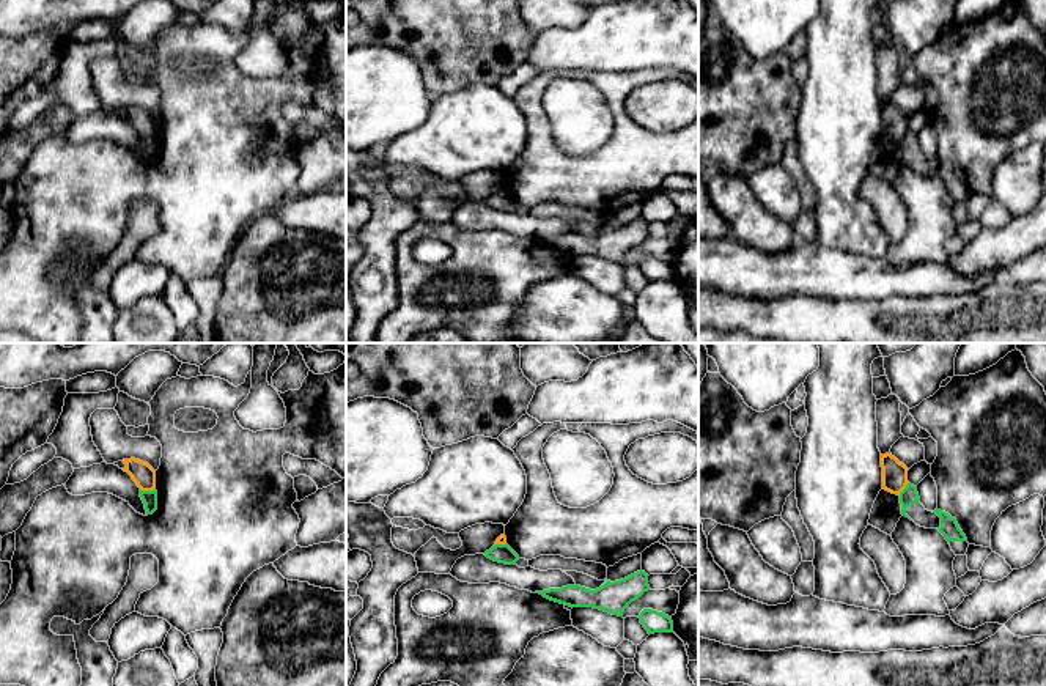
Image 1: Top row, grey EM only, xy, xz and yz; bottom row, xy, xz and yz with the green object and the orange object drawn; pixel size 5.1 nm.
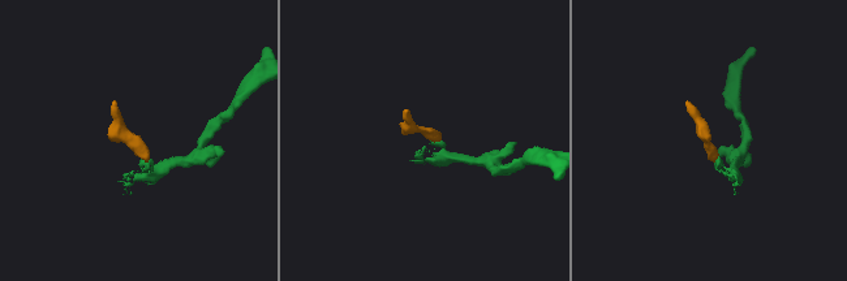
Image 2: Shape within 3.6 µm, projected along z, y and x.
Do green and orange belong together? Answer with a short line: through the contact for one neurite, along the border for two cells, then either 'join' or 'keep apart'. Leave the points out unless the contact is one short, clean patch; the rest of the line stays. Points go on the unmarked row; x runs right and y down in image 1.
xy (140, 136), (154, 137) | keep apart

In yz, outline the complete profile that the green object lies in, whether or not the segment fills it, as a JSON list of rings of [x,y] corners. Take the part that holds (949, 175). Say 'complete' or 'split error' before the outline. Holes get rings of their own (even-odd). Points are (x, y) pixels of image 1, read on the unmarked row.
split error; [[[908,131],[900,140],[901,162],[925,176],[937,176],[948,189],[955,203],[966,203],[969,190],[955,165],[948,160],[934,157],[928,159],[922,151],[917,134]]]

